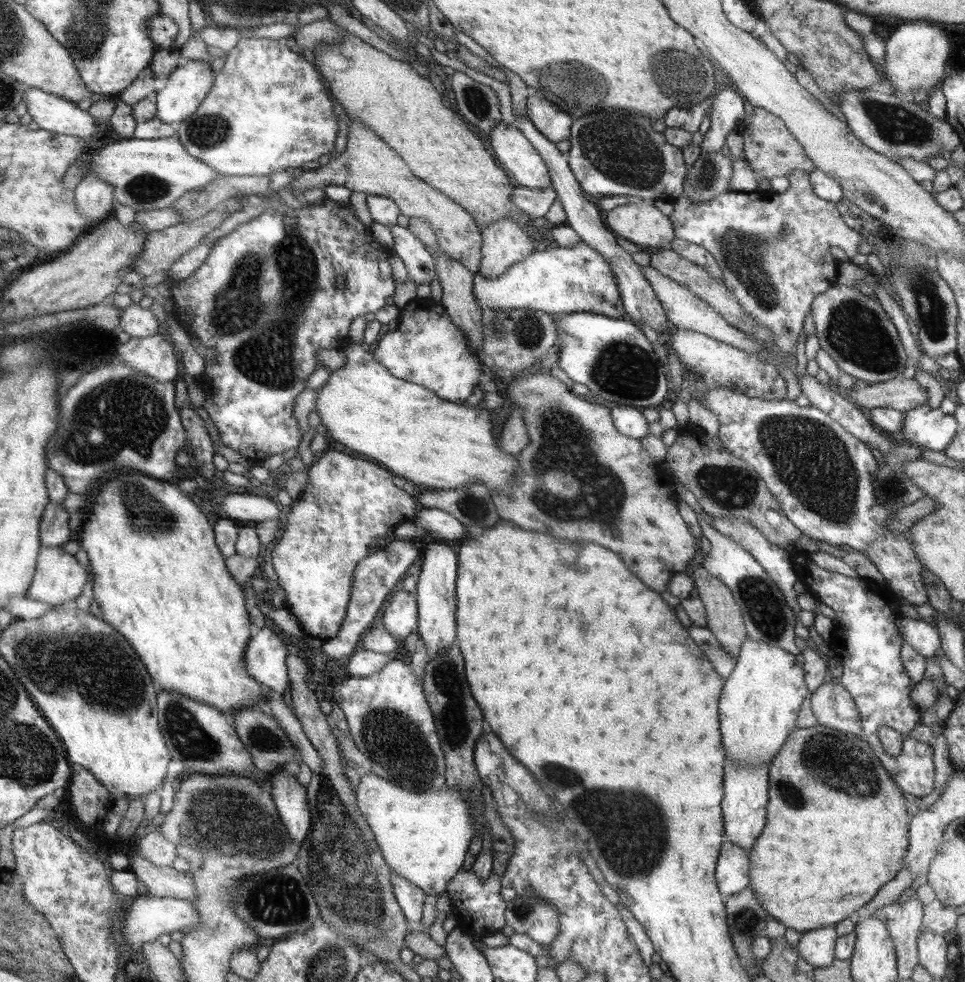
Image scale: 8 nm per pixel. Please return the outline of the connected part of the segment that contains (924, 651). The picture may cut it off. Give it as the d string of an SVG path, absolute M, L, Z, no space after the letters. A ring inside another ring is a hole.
M904 616L899 622L900 634L904 641L916 648L924 658L935 656L940 648L940 635L934 624L928 620L916 620Z

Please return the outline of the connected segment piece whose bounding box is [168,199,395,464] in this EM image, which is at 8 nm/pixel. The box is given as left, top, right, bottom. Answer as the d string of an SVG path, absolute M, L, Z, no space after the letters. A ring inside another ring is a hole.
M329 199L321 206L309 205L307 208L294 210L284 205L282 209L282 212L266 212L257 218L253 218L249 222L238 226L231 234L216 240L216 244L214 244L208 258L200 266L199 270L196 270L186 280L172 282L172 286L168 286L171 292L170 299L173 302L172 314L188 333L196 332L204 345L216 350L213 360L204 359L205 371L198 379L200 386L201 382L207 384L207 386L201 386L205 392L203 407L213 420L224 446L232 448L232 450L244 457L246 456L246 459L252 464L262 464L266 457L273 454L282 454L298 447L298 444L302 442L302 434L300 434L300 426L298 426L298 422L294 418L294 404L296 404L298 394L302 390L306 390L308 376L316 370L316 366L321 365L318 358L316 358L316 354L318 354L319 350L346 350L348 344L350 344L348 330L350 330L350 324L354 324L352 320L356 316L375 313L380 308L384 308L386 300L395 293L392 270L390 270L390 264L388 264L388 250L384 246L380 246L372 238L372 234L368 234L368 230L358 222L358 218L354 214L354 208L350 203L340 205ZM338 276L346 279L345 288L340 290L334 286L334 280Z

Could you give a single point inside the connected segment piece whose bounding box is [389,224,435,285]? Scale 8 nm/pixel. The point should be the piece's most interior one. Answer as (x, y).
(419, 262)

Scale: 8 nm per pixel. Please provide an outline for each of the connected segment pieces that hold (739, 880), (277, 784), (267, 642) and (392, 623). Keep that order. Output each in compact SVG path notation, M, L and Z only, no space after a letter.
M726 838L714 871L718 891L725 898L738 894L751 884L750 864L749 852Z
M290 770L288 778L281 778L276 773L271 776L270 782L271 796L280 819L288 830L288 836L300 846L314 826L311 803L306 800L306 786L290 776Z
M265 626L257 629L244 652L248 673L252 674L258 683L262 683L268 693L279 698L284 698L284 692L288 684L291 684L286 672L286 656L288 650L284 640L272 628Z
M405 589L397 591L392 596L390 604L386 606L379 622L390 634L398 638L399 641L403 641L419 626L418 594Z

